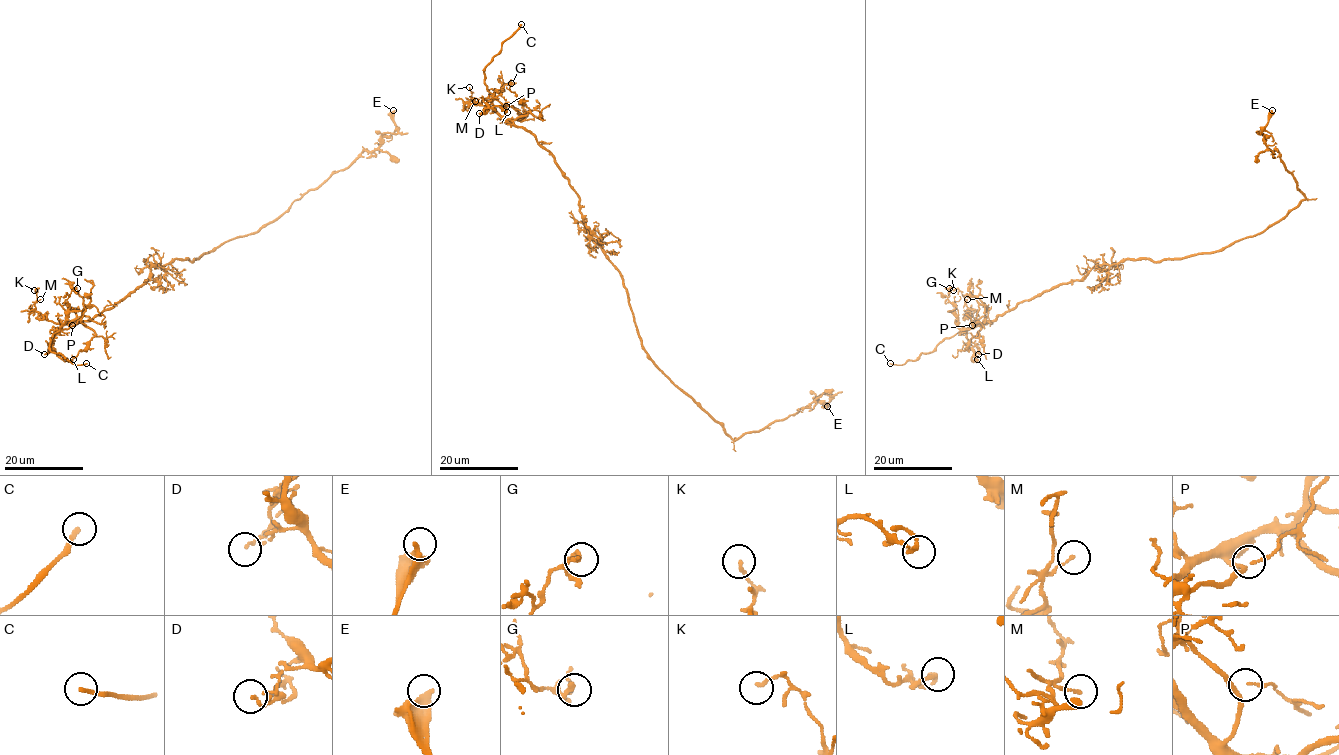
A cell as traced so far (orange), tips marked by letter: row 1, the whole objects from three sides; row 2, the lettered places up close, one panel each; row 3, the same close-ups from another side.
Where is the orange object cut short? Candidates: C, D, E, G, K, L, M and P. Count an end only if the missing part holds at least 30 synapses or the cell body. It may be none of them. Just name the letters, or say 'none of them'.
C

